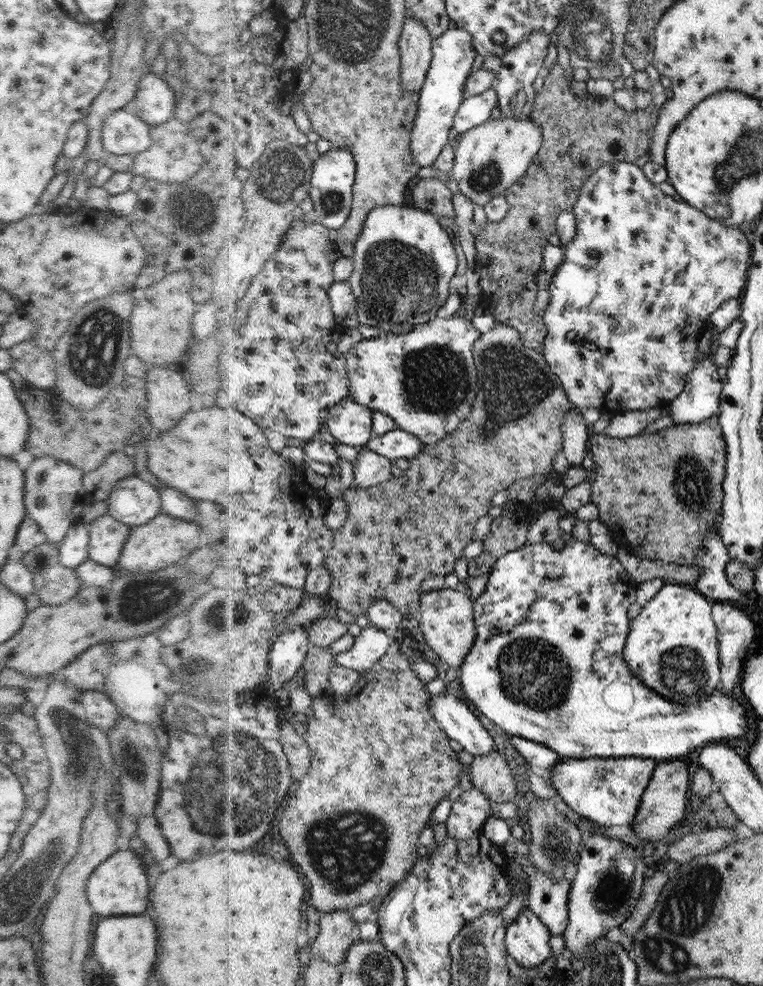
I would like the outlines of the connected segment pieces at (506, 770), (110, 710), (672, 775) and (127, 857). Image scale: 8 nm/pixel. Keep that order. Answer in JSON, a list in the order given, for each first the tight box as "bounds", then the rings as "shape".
[{"bounds":[472,749,516,802],"shape":[[[496,749],[472,762],[472,783],[493,802],[516,799],[516,782],[505,758]]]},{"bounds":[79,690,120,731],"shape":[[[85,690],[80,696],[79,705],[84,707],[88,722],[103,731],[112,728],[120,715],[112,699],[100,690]]]},{"bounds":[632,759,692,848],"shape":[[[676,759],[676,760],[666,760],[664,762],[658,762],[656,766],[655,773],[653,774],[650,785],[647,787],[646,792],[642,796],[642,801],[640,802],[640,810],[636,816],[636,822],[632,824],[632,829],[634,833],[640,838],[644,839],[648,843],[647,848],[650,843],[662,841],[671,828],[675,827],[678,822],[686,814],[686,801],[690,798],[690,789],[691,786],[691,776],[692,776],[692,767],[686,761],[686,759]]]},{"bounds":[87,850,150,918],"shape":[[[130,850],[116,851],[100,866],[94,868],[87,884],[87,900],[94,914],[108,918],[108,916],[120,916],[120,914],[142,914],[146,910],[150,886],[146,882],[144,864],[138,856],[140,855]]]}]

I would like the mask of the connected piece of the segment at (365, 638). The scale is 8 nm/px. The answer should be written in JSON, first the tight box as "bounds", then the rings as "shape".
{"bounds":[335,624,399,674],"shape":[[[371,624],[362,629],[361,635],[356,638],[354,646],[349,651],[335,656],[336,664],[362,674],[374,667],[382,657],[386,656],[388,648],[399,641],[398,633]]]}

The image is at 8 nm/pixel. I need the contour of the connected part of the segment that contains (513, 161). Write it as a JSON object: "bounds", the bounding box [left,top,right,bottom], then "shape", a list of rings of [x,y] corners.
{"bounds":[451,116,543,206],"shape":[[[501,116],[498,119],[490,119],[487,123],[466,132],[457,139],[456,164],[451,173],[456,180],[457,191],[470,195],[473,204],[481,206],[486,205],[496,195],[504,195],[504,191],[508,191],[508,187],[520,180],[535,161],[543,146],[543,138],[542,128],[532,121],[530,116],[524,119]]]}

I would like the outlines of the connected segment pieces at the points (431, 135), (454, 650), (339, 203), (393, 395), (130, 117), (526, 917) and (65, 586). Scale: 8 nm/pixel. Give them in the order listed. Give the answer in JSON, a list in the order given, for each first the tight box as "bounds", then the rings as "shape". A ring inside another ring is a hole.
[{"bounds":[412,26,479,167],"shape":[[[453,26],[444,36],[434,39],[434,64],[422,89],[420,112],[416,117],[412,139],[412,154],[422,167],[433,166],[446,146],[456,139],[456,117],[468,97],[466,84],[479,61],[479,54],[472,42],[472,32],[458,26]]]},{"bounds":[420,586,476,668],"shape":[[[446,586],[424,594],[420,627],[429,646],[450,667],[461,668],[464,660],[470,656],[476,638],[475,626],[474,602],[464,590]]]},{"bounds":[311,148,359,231],"shape":[[[331,148],[324,155],[316,156],[315,173],[311,188],[314,216],[328,228],[339,231],[347,225],[355,204],[355,184],[359,172],[356,155],[350,149]]]},{"bounds":[348,315,480,445],"shape":[[[457,315],[449,319],[436,319],[420,324],[411,334],[381,334],[377,338],[358,343],[349,353],[348,370],[353,398],[372,411],[392,416],[402,429],[416,433],[426,445],[446,439],[446,435],[457,434],[457,430],[472,415],[472,406],[478,392],[478,370],[473,351],[480,330],[472,325],[471,319]]]},{"bounds":[101,109,151,154],"shape":[[[118,109],[104,118],[101,141],[104,153],[137,154],[151,144],[151,126],[136,113]]]},{"bounds":[505,906,550,968],"shape":[[[530,906],[524,907],[506,930],[505,950],[519,966],[535,968],[550,956],[550,930]]]},{"bounds":[23,540,84,605],"shape":[[[46,540],[24,554],[23,566],[33,574],[33,592],[40,597],[42,604],[59,605],[72,598],[84,584],[76,570],[64,567],[59,560],[59,545]]]}]

